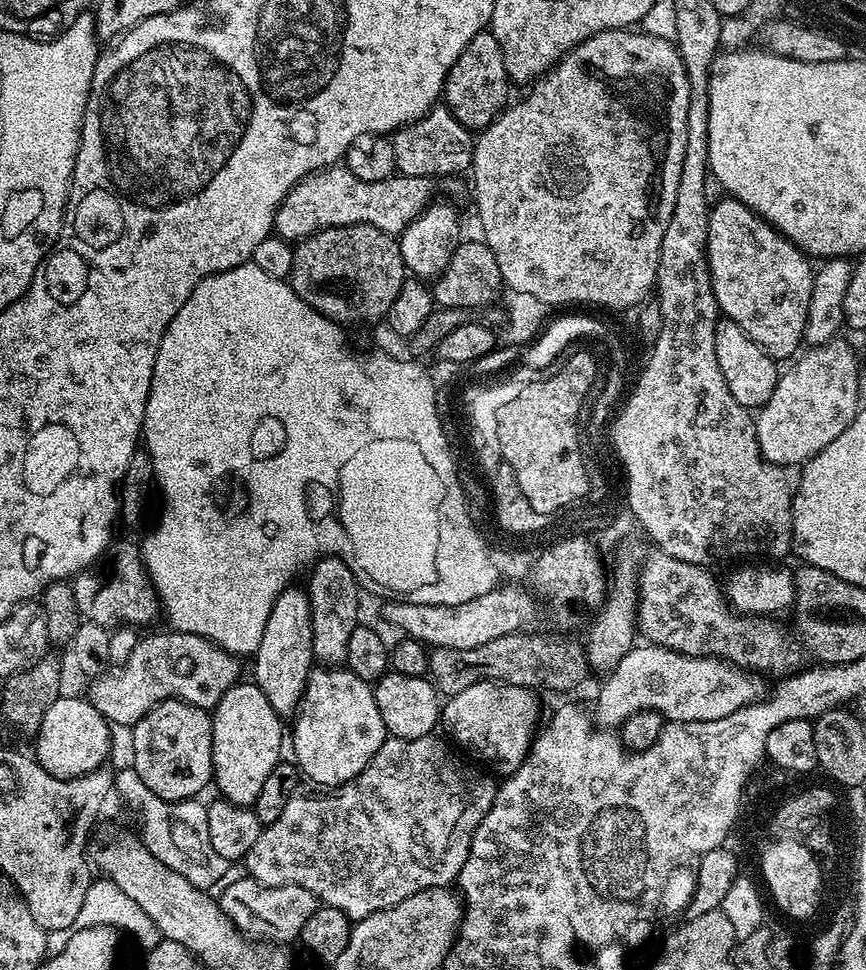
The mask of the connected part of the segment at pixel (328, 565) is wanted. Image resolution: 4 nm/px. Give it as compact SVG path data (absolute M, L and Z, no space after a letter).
M322 556L311 565L312 577L306 583L308 601L312 611L312 655L321 665L340 666L346 661L346 646L350 634L358 627L360 616L360 591L356 575L350 566L337 556Z

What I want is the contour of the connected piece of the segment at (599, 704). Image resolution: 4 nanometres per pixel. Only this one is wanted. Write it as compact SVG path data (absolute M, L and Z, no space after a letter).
M647 642L633 646L626 658L622 658L622 662L618 662L618 666L614 666L614 670L607 673L603 680L604 685L596 696L594 719L599 727L609 730L619 729L626 718L638 714L638 710L654 710L668 722L710 722L714 718L726 718L726 714L734 714L734 710L743 708L745 704L763 700L770 692L769 681L761 673L749 672L747 668L731 664L721 656L687 656Z

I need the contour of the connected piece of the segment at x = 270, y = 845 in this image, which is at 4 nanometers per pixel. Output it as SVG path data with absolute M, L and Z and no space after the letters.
M433 734L407 740L397 736L388 736L382 742L382 746L378 746L378 754L374 754L374 758L370 758L366 770L362 770L362 774L358 774L350 782L339 784L333 788L323 786L296 788L294 794L290 794L290 799L286 802L281 816L274 818L274 822L261 827L258 842L254 842L254 846L250 846L250 850L244 855L242 867L248 871L245 873L251 879L266 886L286 886L287 884L302 886L302 890L310 890L310 894L314 894L321 905L334 910L342 910L342 914L346 914L353 922L366 918L378 910L398 906L398 902L406 902L406 898L410 898L422 890L449 887L460 875L472 845L474 830L478 830L482 818L486 818L496 797L498 784L497 781L491 780L493 777L487 771L479 772L474 765L467 764L462 757L456 756L457 749L447 739L439 740L438 737L439 735Z

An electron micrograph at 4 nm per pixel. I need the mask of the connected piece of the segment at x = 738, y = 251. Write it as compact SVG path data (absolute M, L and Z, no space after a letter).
M721 198L711 205L708 213L708 269L721 313L727 319L738 322L740 329L766 355L783 362L787 356L795 357L801 351L800 344L805 343L804 331L810 310L814 264L800 247L787 240L773 224L765 222L741 200Z

